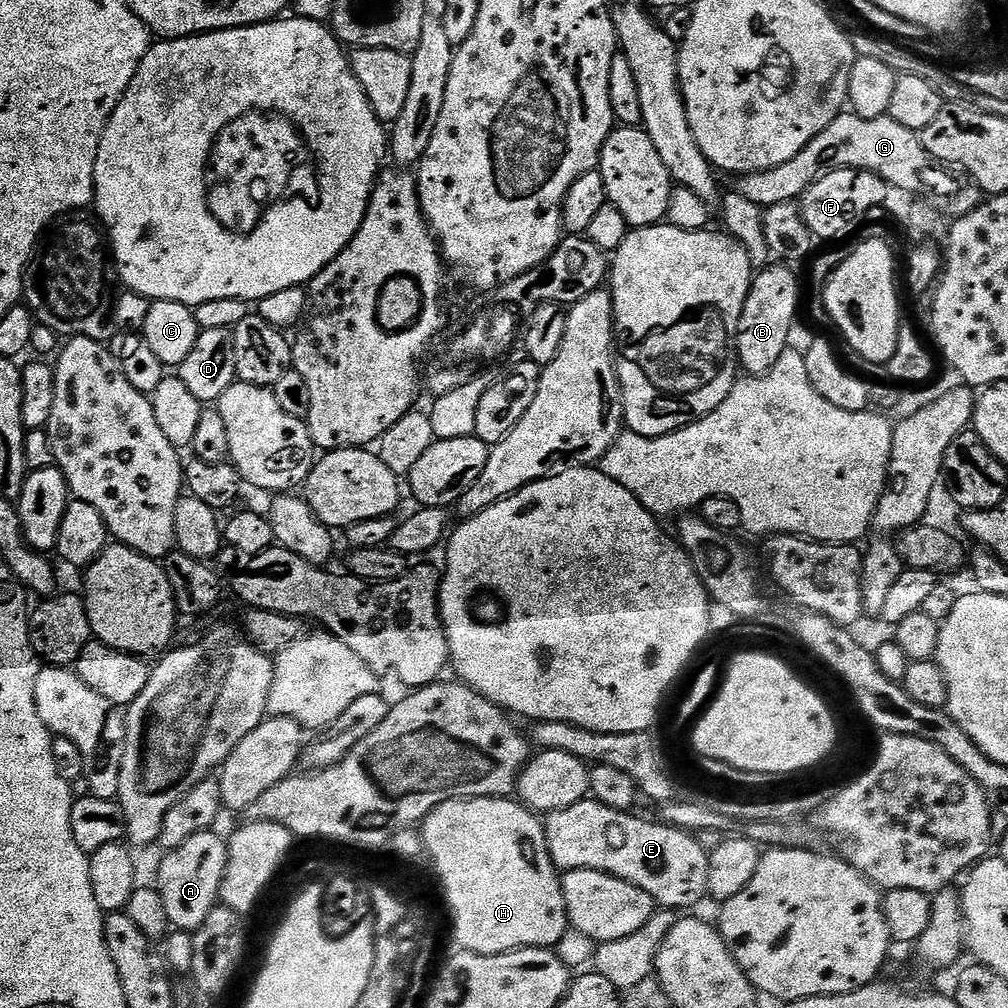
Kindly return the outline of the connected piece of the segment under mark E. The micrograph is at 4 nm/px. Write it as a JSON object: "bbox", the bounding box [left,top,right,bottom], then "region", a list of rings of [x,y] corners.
{"bbox":[543,798,708,909],"region":[[[585,798],[566,810],[547,813],[543,821],[548,853],[552,863],[561,873],[574,870],[598,870],[619,880],[630,882],[646,894],[650,894],[661,909],[692,908],[700,899],[708,896],[708,853],[693,833],[655,819],[643,820],[632,812],[619,812],[610,806],[602,806],[597,800]]]}

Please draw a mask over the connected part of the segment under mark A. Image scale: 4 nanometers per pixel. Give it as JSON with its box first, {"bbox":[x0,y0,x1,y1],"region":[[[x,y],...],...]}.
{"bbox":[154,830,228,933],"region":[[[209,830],[194,834],[194,838],[186,838],[182,846],[173,852],[164,852],[161,857],[154,887],[162,894],[169,925],[181,932],[195,933],[218,906],[222,878],[226,874],[228,841],[216,830]]]}

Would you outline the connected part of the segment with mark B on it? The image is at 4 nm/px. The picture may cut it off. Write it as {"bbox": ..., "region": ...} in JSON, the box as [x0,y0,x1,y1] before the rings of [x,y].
{"bbox":[736,262,800,376],"region":[[[772,262],[769,268],[764,268],[755,273],[752,278],[752,285],[748,291],[746,302],[742,306],[742,314],[738,318],[738,330],[736,331],[736,359],[739,367],[749,376],[761,376],[766,374],[782,358],[782,354],[790,347],[790,326],[798,318],[796,312],[800,308],[800,280],[795,276],[791,267],[780,262]]]}

